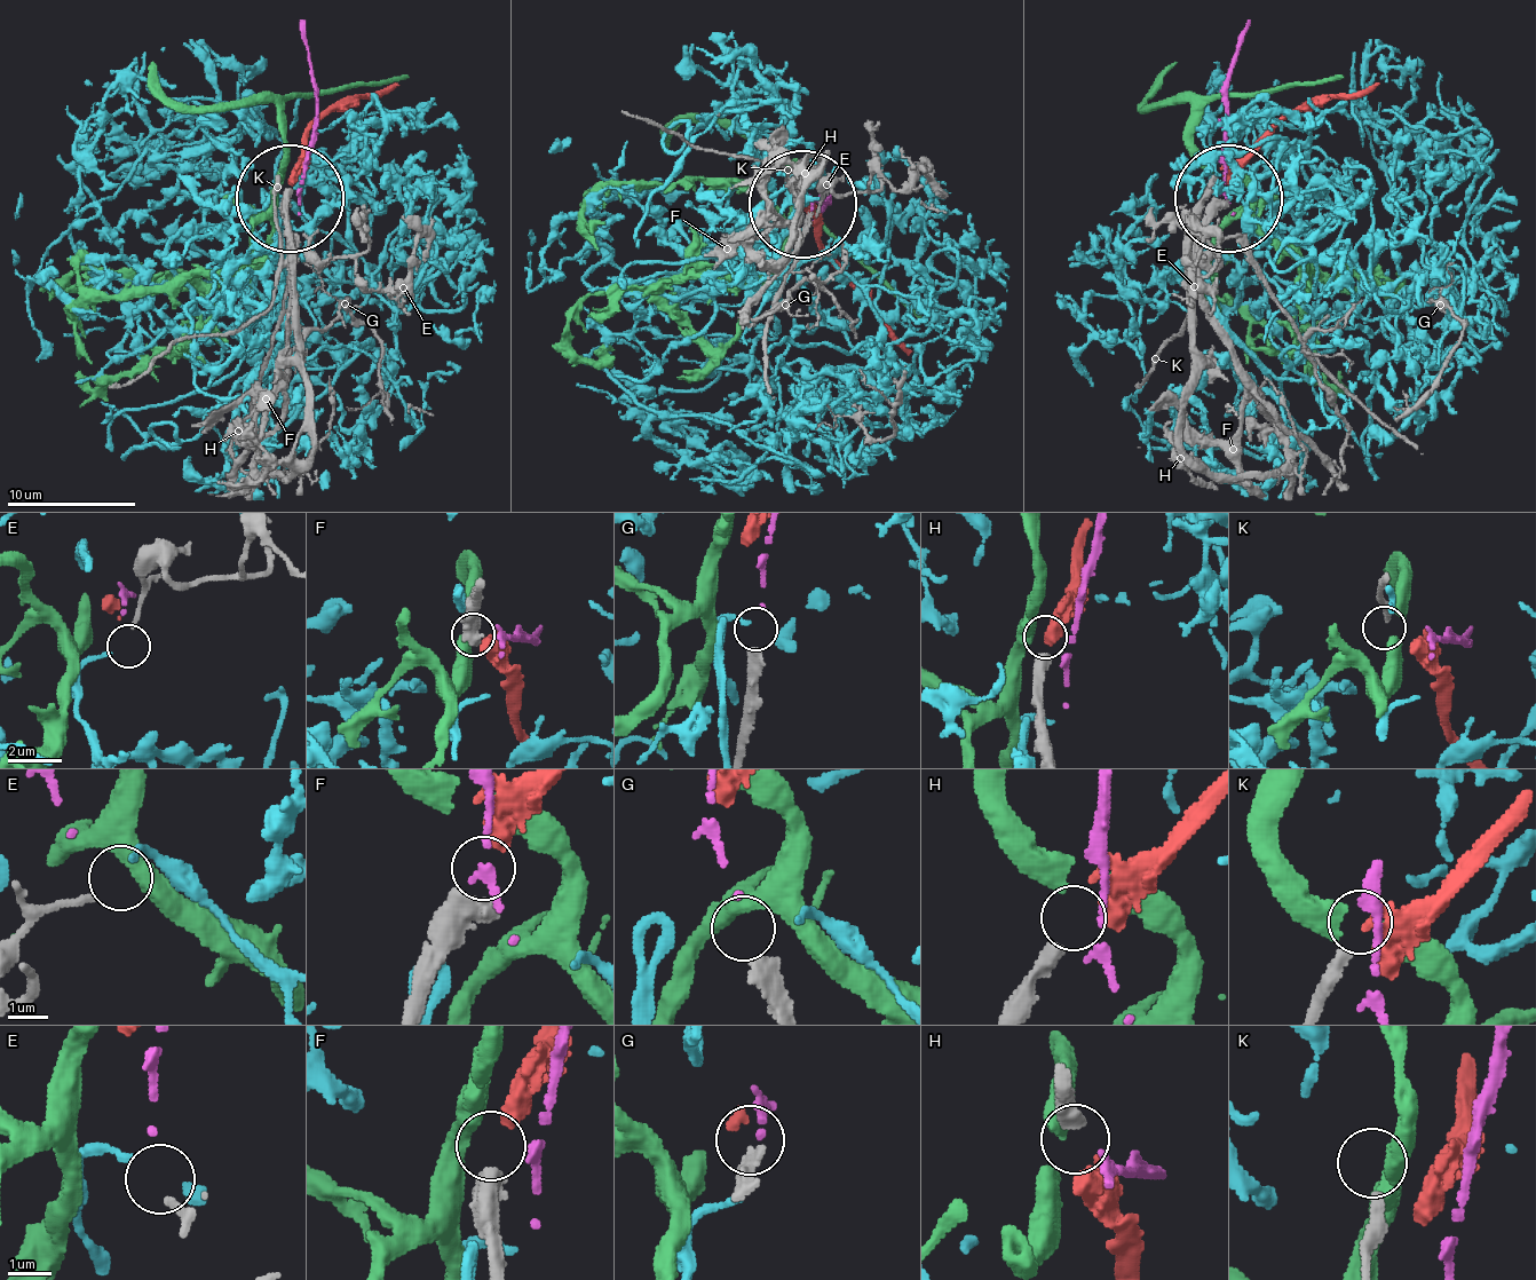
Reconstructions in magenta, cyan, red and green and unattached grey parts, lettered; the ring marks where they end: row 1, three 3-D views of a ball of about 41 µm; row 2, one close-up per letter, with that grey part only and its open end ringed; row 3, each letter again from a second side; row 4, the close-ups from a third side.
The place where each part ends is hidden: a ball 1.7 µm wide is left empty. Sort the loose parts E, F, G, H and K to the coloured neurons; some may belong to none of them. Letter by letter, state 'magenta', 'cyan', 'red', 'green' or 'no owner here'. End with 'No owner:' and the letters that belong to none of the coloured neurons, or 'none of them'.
E: cyan
F: red
G: magenta
H: no owner here
K: no owner here
No owner: H, K

